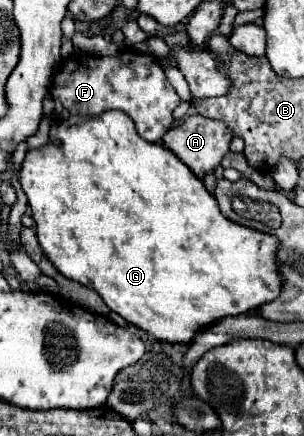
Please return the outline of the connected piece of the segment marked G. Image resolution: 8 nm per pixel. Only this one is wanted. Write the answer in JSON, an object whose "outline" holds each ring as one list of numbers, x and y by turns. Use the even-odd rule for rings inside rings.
{"outline":[[116,110,104,112,102,118,100,116,94,116,94,118,70,116,68,120,54,124,50,130,50,142,46,146,30,150,26,154,18,178,20,178,22,190,28,196,28,204,32,208,38,242,40,242,44,254,48,256,48,260,56,266,56,270,62,276,66,276,68,280,80,282,80,284,96,290,100,294,100,298,104,300,104,304,112,312,122,316,128,324,142,328,144,332,154,336,158,342,190,344,194,340,196,332,204,330,206,326,212,326,212,324,224,320,226,316,240,316,240,314,254,312,260,306,264,306,266,302,272,302,274,298,278,298,282,292,284,280,282,280,280,268,278,268,280,240,272,234,266,234,266,232,260,232,260,230,254,230,248,226,240,226,240,224,228,220,226,216,222,216,214,196,206,190,202,180,196,178,188,170,188,166,184,166,184,162,180,162,180,158,176,158,176,154,172,154,166,146,144,142,136,134,134,122,124,112,116,112]]}

